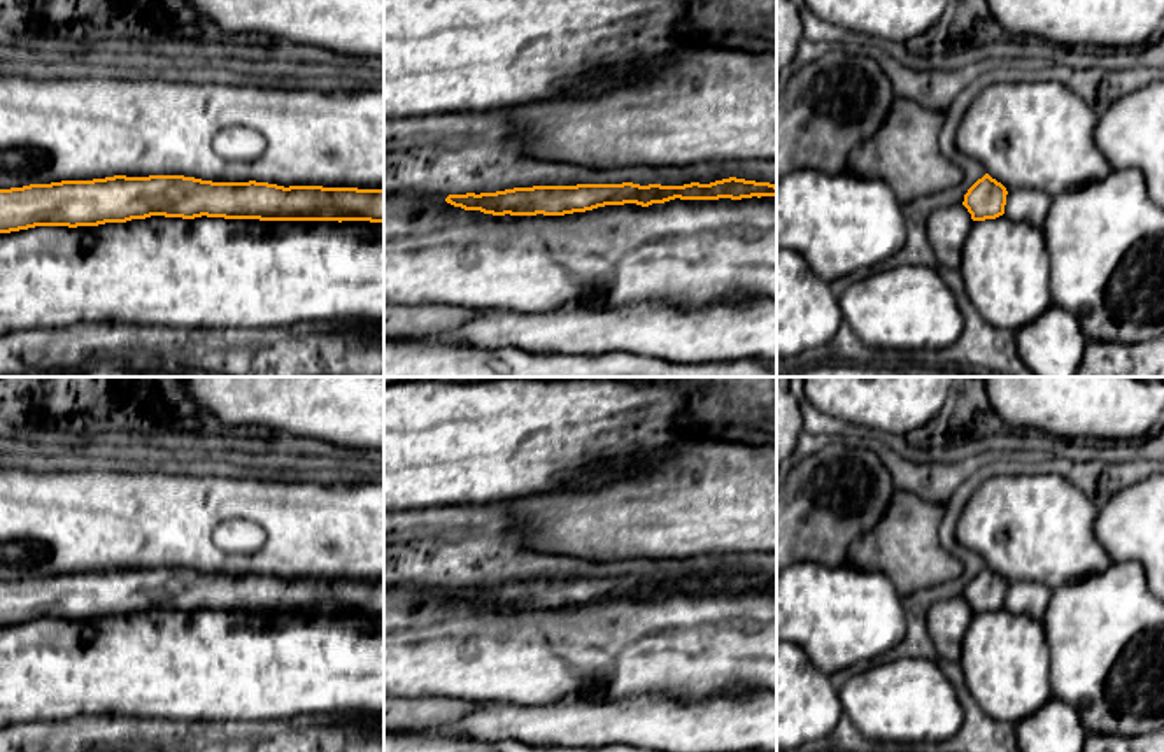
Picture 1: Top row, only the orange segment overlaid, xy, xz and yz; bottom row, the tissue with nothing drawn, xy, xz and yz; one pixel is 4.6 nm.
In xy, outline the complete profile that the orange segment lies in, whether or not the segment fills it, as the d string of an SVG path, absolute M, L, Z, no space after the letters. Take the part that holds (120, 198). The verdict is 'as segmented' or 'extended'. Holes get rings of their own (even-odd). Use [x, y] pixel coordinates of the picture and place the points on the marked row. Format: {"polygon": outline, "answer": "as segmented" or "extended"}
{"polygon": "M184 175L61 181L0 189L0 233L151 216L384 223L384 189L212 182Z", "answer": "as segmented"}

